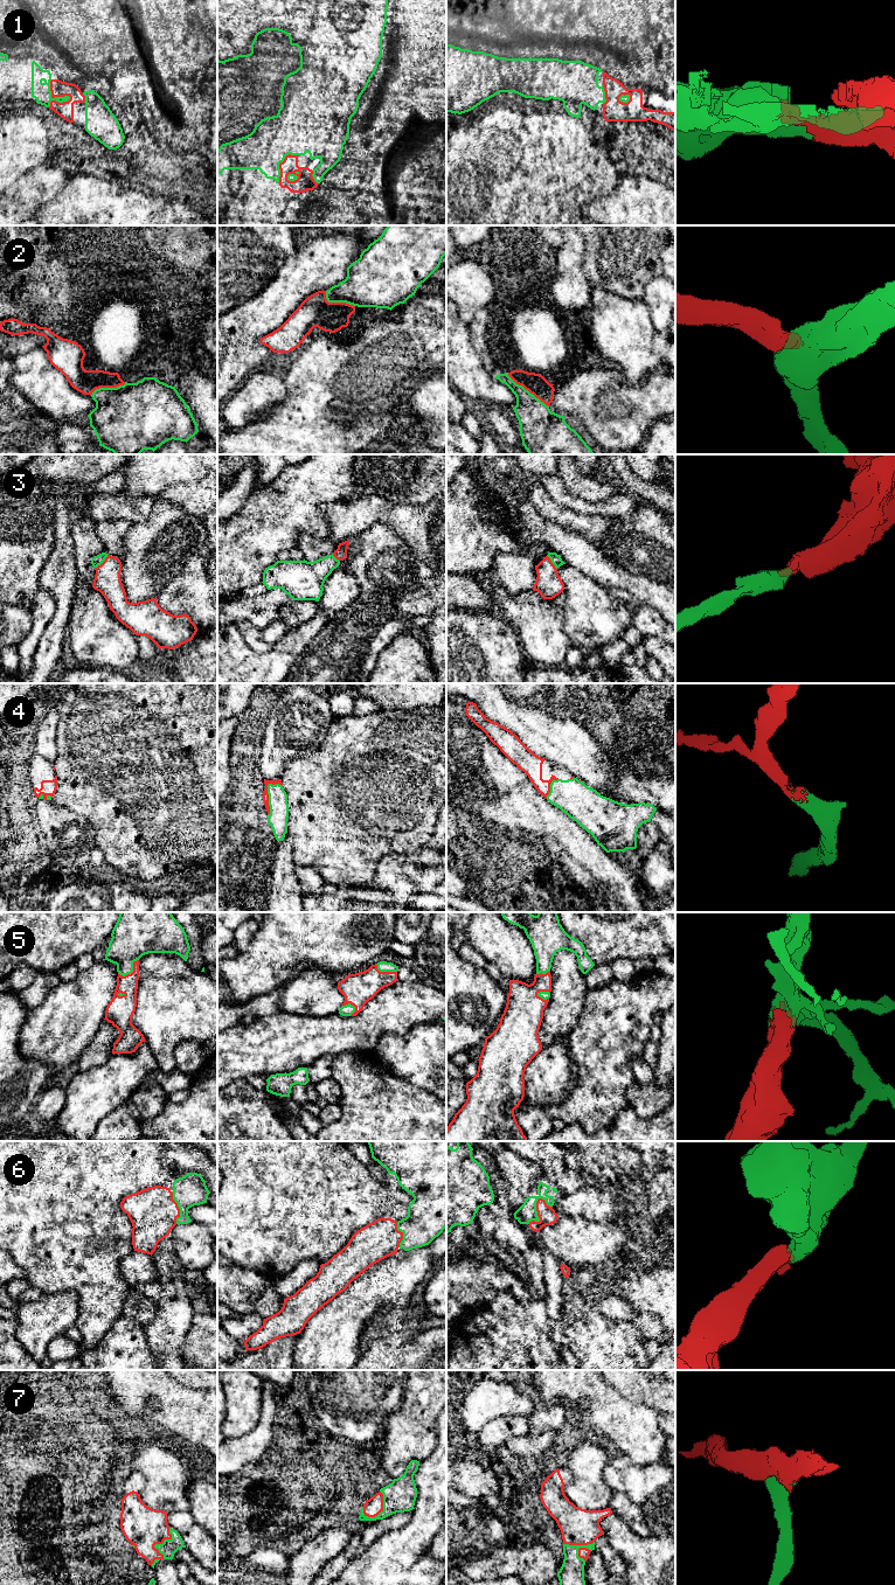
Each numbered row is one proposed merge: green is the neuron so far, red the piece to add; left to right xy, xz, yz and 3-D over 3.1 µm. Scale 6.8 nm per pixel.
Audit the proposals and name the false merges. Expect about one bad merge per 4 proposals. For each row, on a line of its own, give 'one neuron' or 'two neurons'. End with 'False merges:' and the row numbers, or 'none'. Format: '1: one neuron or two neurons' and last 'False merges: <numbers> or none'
1: one neuron
2: one neuron
3: one neuron
4: one neuron
5: one neuron
6: one neuron
7: one neuron
False merges: none

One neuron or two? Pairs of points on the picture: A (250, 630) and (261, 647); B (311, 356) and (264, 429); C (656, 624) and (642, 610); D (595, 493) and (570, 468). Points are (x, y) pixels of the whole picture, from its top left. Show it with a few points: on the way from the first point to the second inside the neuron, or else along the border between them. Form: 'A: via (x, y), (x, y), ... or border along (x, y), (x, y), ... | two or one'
A: via (251, 634), (256, 642) | one
B: via (311, 375), (311, 387), (283, 415) | one
C: via (652, 620), (645, 613) | one
D: via (589, 487), (575, 474) | one

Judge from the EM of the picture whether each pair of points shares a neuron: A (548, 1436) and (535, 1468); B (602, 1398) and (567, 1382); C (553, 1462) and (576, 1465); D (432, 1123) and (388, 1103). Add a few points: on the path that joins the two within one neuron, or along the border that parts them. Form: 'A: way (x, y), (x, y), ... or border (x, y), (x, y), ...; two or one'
A: way (548, 1444), (548, 1447), (535, 1460); one
B: way (594, 1397), (578, 1382), (575, 1382); one
C: border (569, 1454), (566, 1465); two
D: way (422, 1123), (415, 1119), (404, 1119), (399, 1113); one

